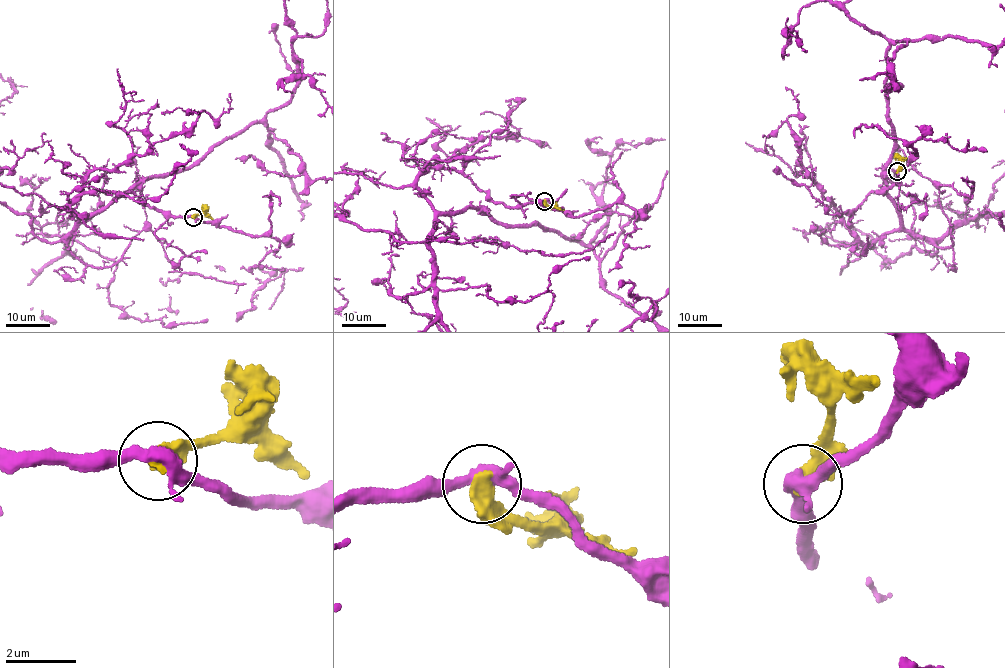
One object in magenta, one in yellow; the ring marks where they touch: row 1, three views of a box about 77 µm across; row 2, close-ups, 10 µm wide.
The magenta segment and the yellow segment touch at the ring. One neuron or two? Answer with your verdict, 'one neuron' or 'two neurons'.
two neurons

